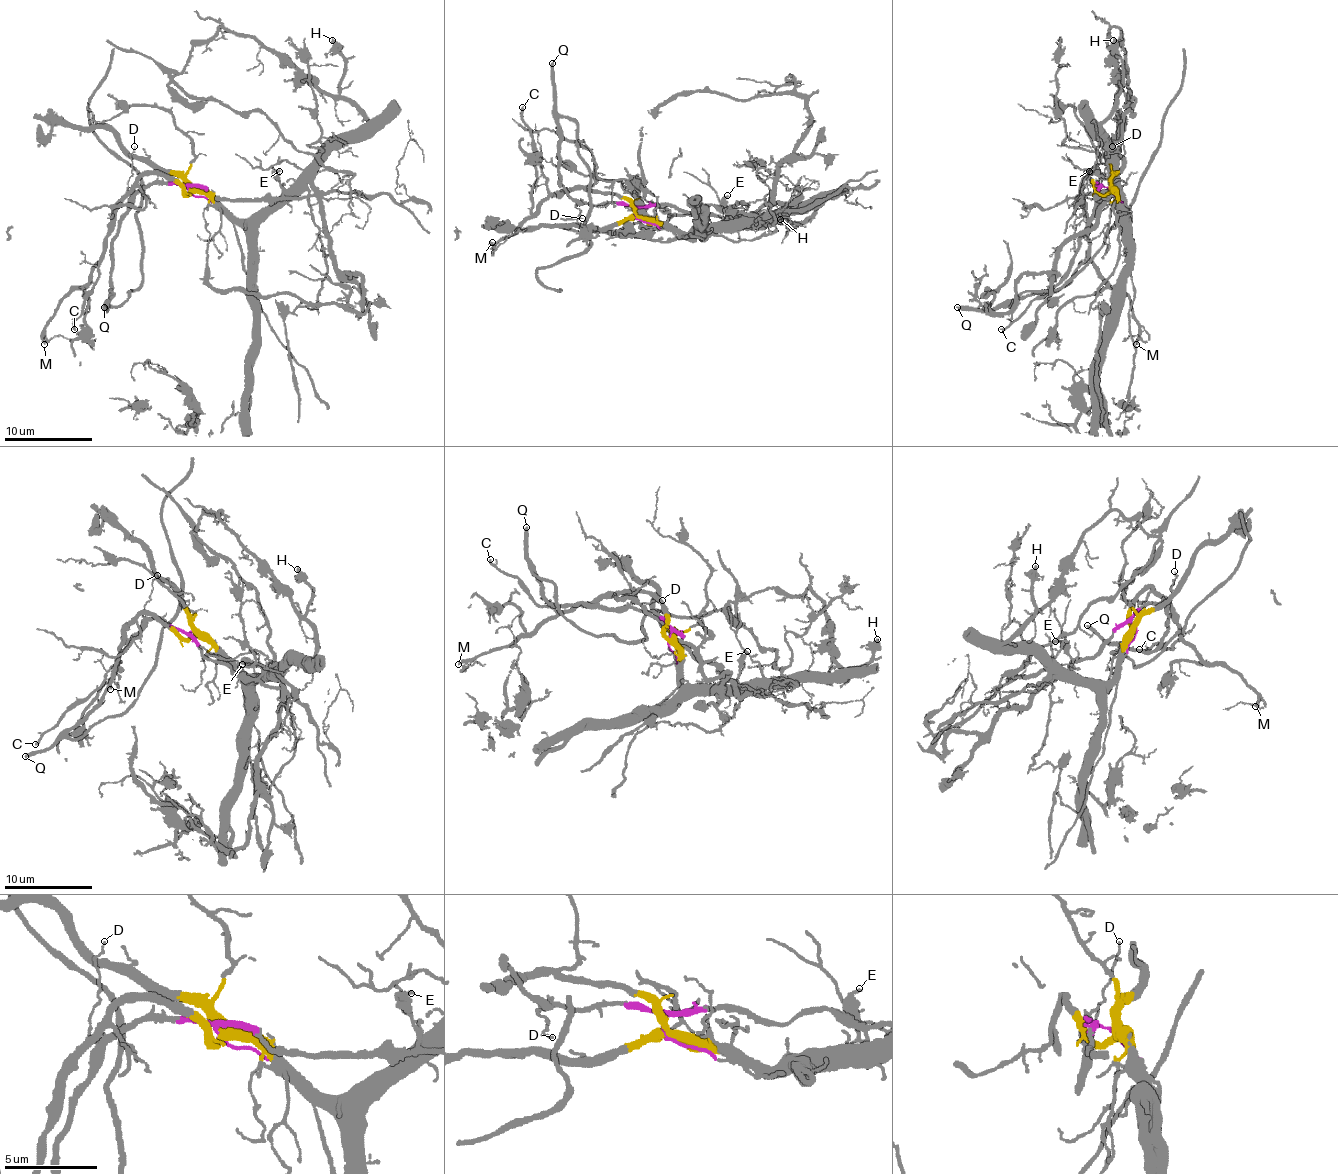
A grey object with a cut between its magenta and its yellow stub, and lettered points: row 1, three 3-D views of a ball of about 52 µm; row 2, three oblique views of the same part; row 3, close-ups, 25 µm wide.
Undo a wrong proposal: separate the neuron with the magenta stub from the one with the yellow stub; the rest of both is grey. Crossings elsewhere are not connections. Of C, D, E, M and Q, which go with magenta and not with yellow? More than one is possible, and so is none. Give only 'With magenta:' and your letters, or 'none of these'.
With magenta: D, E, Q

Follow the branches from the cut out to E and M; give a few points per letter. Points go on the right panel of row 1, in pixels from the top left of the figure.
E: (1110, 191), (1102, 186), (1099, 197), (1106, 200), (1099, 200), (1108, 195), (1113, 182), (1088, 171)
M: (1110, 191), (1102, 193), (1086, 173), (1082, 180), (1088, 259), (1130, 301), (1132, 318), (1139, 327), (1137, 345)

